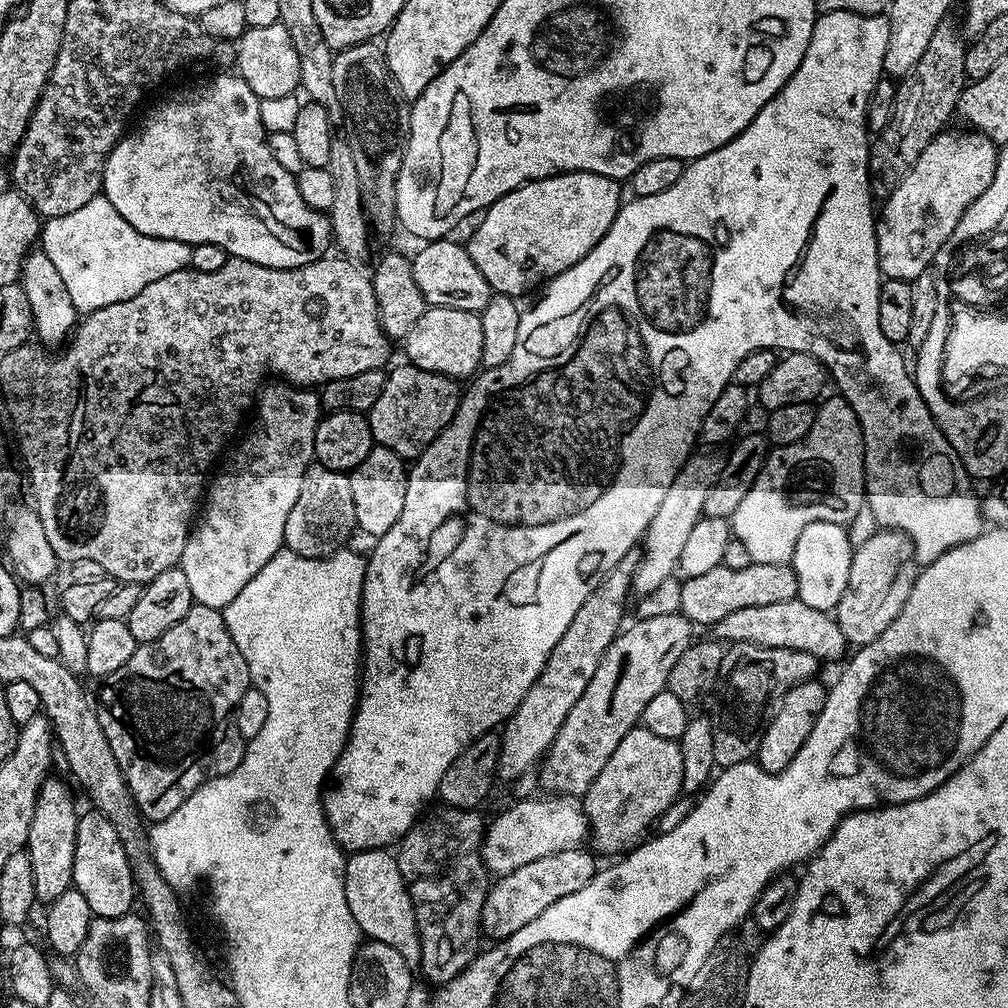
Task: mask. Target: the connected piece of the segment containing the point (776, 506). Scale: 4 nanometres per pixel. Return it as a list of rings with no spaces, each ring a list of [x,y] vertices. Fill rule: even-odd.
[[[835,398],[836,400],[828,400],[822,403],[816,409],[816,421],[810,430],[810,434],[806,434],[806,438],[802,438],[793,444],[781,444],[773,447],[768,453],[768,460],[762,466],[762,474],[758,474],[758,478],[754,482],[754,486],[750,486],[750,494],[746,494],[746,498],[742,498],[738,510],[734,510],[734,514],[730,517],[730,527],[732,535],[738,542],[742,542],[742,546],[746,546],[746,550],[750,554],[752,563],[761,564],[762,562],[770,562],[771,564],[789,563],[797,555],[796,543],[798,542],[798,534],[802,534],[802,530],[806,530],[806,526],[810,526],[810,522],[834,522],[835,524],[851,525],[851,520],[866,508],[866,493],[864,490],[864,442],[860,431],[860,423],[856,420],[856,415],[851,406],[849,406],[843,398]]]

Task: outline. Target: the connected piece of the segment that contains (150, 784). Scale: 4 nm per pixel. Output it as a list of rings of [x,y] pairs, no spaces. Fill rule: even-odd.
[[[193,603],[186,618],[170,626],[162,638],[137,644],[134,654],[120,669],[103,677],[96,704],[98,722],[102,722],[106,742],[110,742],[114,758],[118,758],[118,766],[145,821],[170,818],[194,790],[207,780],[230,774],[242,762],[246,741],[238,734],[233,716],[251,683],[246,658],[242,658],[242,650],[230,638],[223,611],[198,603]]]

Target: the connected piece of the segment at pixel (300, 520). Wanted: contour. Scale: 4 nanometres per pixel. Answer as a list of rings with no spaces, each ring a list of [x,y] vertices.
[[[312,463],[304,472],[298,498],[286,518],[283,547],[306,558],[333,556],[349,543],[352,532],[356,531],[354,497],[350,490],[348,473]]]

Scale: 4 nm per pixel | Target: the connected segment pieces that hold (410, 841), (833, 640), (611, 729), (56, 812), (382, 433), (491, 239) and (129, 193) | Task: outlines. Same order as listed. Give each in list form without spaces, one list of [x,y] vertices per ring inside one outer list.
[[[439,807],[421,815],[399,841],[400,852],[395,853],[417,918],[421,940],[419,971],[435,986],[448,984],[476,959],[482,941],[480,919],[484,895],[490,887],[480,859],[480,841],[484,838],[486,820],[476,810]]]
[[[799,598],[790,602],[774,602],[771,606],[746,606],[746,610],[734,610],[734,614],[726,614],[722,622],[714,625],[714,632],[717,641],[729,645],[753,644],[763,648],[798,650],[814,654],[817,662],[843,661],[850,648],[846,634],[842,634],[842,626],[838,626],[832,612],[814,610],[814,606],[806,606],[806,602]]]
[[[676,610],[630,624],[614,638],[606,654],[602,654],[594,678],[590,678],[582,698],[574,702],[570,714],[566,714],[566,722],[562,722],[562,730],[558,730],[554,742],[544,753],[538,773],[545,793],[583,798],[594,778],[602,774],[602,766],[610,762],[610,754],[618,750],[618,742],[641,723],[650,698],[667,689],[674,662],[678,662],[694,642],[694,625]]]
[[[49,778],[38,790],[38,802],[34,806],[34,819],[30,822],[30,834],[26,850],[34,869],[34,890],[37,901],[51,902],[73,887],[74,842],[78,807],[72,801],[72,792],[60,780]]]
[[[404,362],[401,368],[384,377],[382,394],[368,413],[368,425],[373,441],[386,450],[394,450],[405,462],[415,461],[436,441],[436,436],[454,418],[462,395],[457,381],[426,370],[418,370]]]
[[[561,172],[559,176],[551,176],[545,180],[532,180],[510,194],[498,198],[487,208],[486,218],[482,218],[482,226],[469,236],[466,247],[470,258],[474,258],[474,266],[482,270],[486,282],[493,293],[501,292],[513,298],[520,298],[523,292],[531,290],[535,284],[543,285],[552,277],[570,270],[608,233],[614,218],[620,212],[621,185],[608,176],[599,176],[593,172]]]
[[[224,72],[221,76],[206,81],[205,84],[196,84],[193,88],[184,88],[181,92],[174,93],[165,104],[158,105],[141,122],[137,132],[129,131],[121,136],[120,141],[114,146],[114,150],[108,155],[102,194],[108,199],[110,206],[114,206],[114,210],[118,210],[118,214],[122,214],[122,218],[126,218],[126,222],[130,222],[130,226],[134,226],[134,230],[138,230],[150,238],[162,238],[191,245],[222,246],[222,250],[228,253],[229,257],[246,262],[258,262],[258,266],[270,266],[271,268],[297,268],[306,266],[315,260],[324,259],[333,243],[332,225],[328,223],[327,215],[321,209],[312,208],[304,201],[296,185],[296,176],[286,171],[274,159],[274,154],[270,154],[268,137],[259,114],[260,100],[254,94],[254,90],[250,90],[250,86],[246,86],[242,77],[229,72]]]

